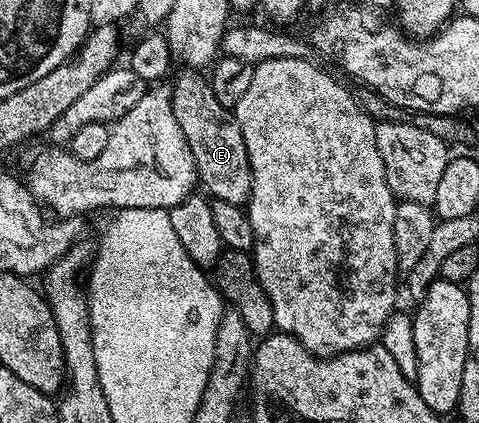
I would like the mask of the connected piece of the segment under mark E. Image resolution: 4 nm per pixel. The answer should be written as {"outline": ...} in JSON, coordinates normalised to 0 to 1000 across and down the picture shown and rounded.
{"outline":[[[384,168],[357,203],[363,281],[372,300],[380,300],[380,319],[388,319],[388,338],[397,338],[397,357],[405,366],[409,414],[420,440],[428,437],[432,463],[453,475],[516,487],[518,466],[526,459],[526,397],[514,357],[514,329],[505,329],[505,310],[497,300],[486,260],[463,253],[443,213],[443,194],[432,180],[409,168]]]}

